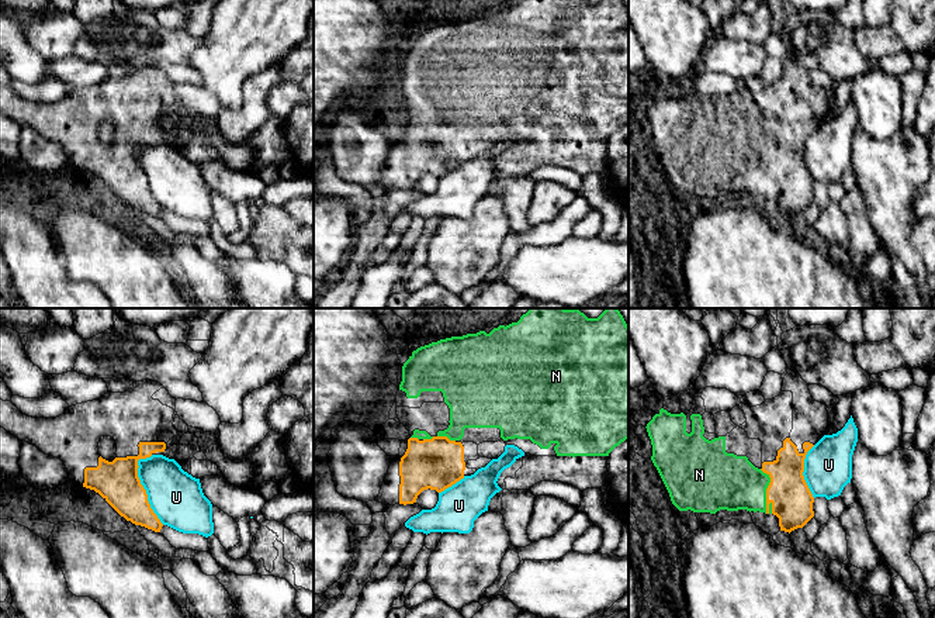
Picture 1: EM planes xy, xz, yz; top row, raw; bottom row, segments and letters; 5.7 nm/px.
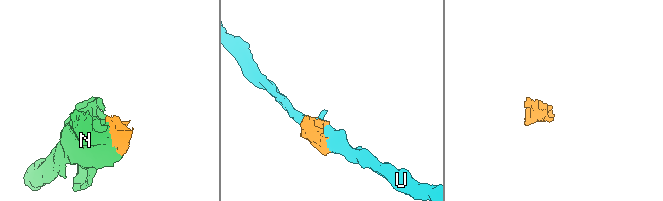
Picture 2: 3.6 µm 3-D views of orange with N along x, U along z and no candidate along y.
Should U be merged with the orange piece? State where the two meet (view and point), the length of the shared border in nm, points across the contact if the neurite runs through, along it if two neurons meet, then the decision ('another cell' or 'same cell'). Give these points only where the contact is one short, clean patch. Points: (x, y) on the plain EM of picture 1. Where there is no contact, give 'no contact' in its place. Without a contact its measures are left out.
meets orange in xy at (145, 176); contact 400 nm long; another cell

